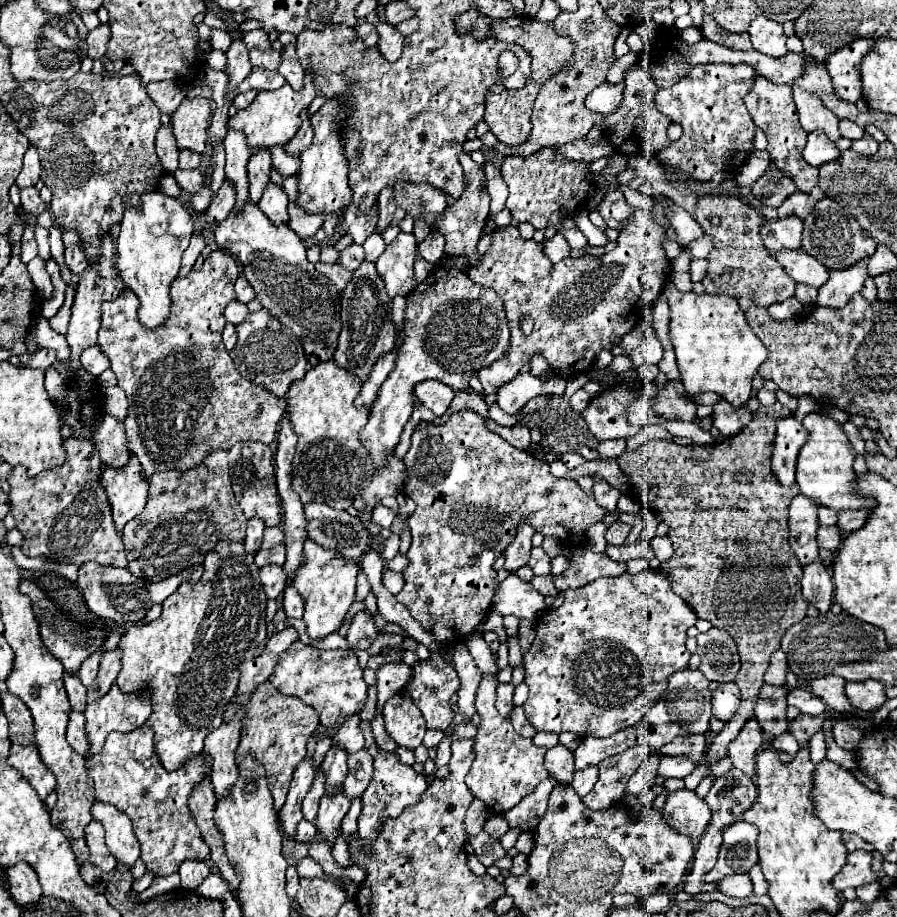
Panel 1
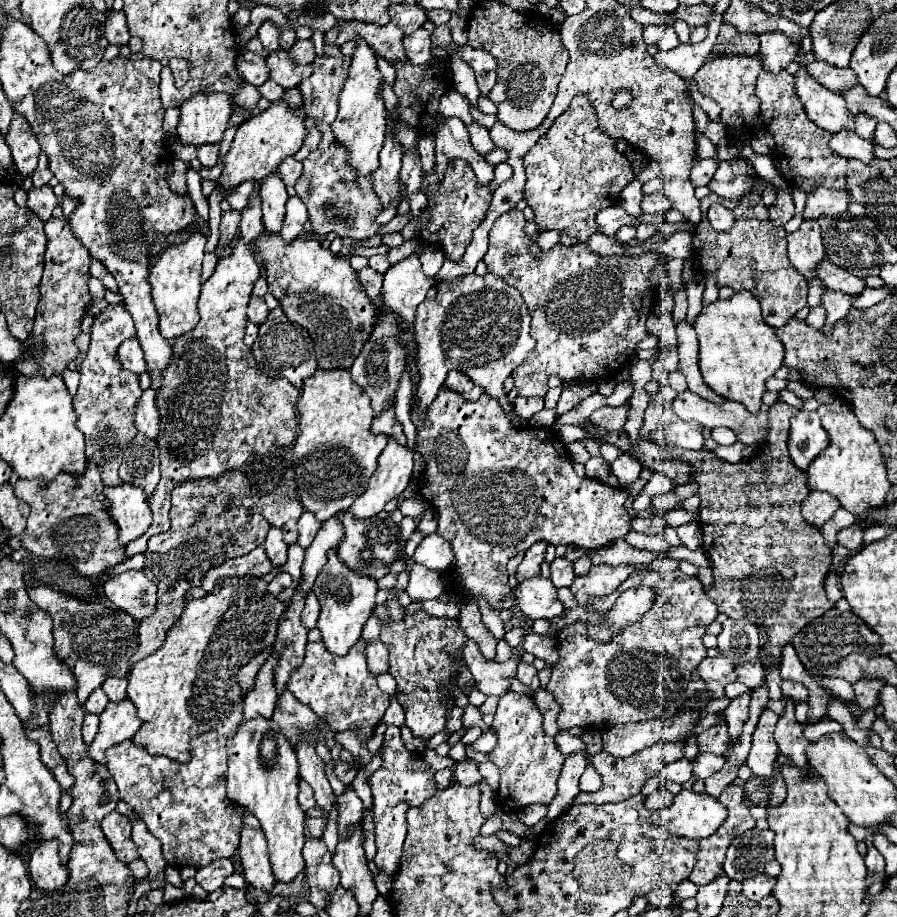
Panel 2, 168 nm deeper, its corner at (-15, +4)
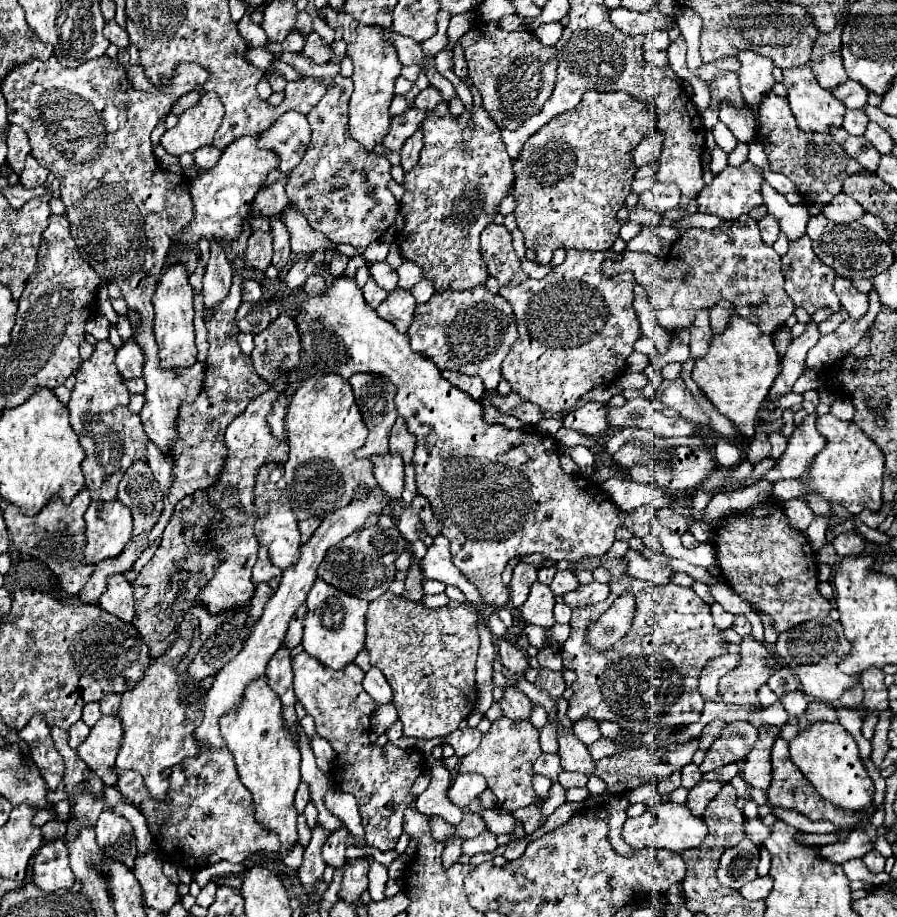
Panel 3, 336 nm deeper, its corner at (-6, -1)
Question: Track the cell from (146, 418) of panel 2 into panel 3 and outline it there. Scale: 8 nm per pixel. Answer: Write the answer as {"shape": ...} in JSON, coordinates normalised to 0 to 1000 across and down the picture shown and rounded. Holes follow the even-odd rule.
{"shape":[[[172,483],[163,485],[163,498],[165,498],[165,507],[178,529],[178,535],[185,540],[192,529],[192,505],[178,494],[178,490]]]}

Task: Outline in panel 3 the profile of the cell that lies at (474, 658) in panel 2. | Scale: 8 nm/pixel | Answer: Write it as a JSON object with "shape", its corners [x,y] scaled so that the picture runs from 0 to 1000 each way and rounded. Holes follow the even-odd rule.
{"shape":[[[564,749],[557,771],[560,771],[562,780],[569,782],[571,786],[584,786],[584,784],[591,784],[595,767],[584,756],[580,756],[577,751]]]}

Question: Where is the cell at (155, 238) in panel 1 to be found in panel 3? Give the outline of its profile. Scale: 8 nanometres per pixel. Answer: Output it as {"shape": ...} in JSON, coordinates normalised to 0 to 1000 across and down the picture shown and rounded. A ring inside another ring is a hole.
{"shape":[[[192,289],[181,300],[174,320],[169,324],[174,346],[172,346],[172,368],[176,374],[176,389],[181,402],[203,402],[219,396],[219,374],[216,374],[216,317],[210,309],[205,289]]]}

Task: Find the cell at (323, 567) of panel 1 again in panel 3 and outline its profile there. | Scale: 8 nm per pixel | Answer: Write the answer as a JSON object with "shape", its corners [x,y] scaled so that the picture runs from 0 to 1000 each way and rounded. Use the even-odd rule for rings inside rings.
{"shape":[[[352,631],[350,640],[341,651],[341,673],[339,673],[339,697],[337,706],[341,712],[352,716],[368,730],[381,730],[395,723],[397,714],[406,708],[406,668],[410,664],[408,655],[390,651],[363,634]]]}

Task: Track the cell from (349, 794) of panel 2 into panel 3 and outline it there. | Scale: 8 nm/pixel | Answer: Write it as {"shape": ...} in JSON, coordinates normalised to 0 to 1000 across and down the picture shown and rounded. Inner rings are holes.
{"shape":[[[381,902],[377,906],[370,906],[370,911],[366,913],[363,921],[359,924],[359,937],[363,943],[372,945],[372,948],[379,948],[384,941],[386,941],[386,935],[384,935],[384,928],[386,928],[386,913],[388,913],[388,904]]]}

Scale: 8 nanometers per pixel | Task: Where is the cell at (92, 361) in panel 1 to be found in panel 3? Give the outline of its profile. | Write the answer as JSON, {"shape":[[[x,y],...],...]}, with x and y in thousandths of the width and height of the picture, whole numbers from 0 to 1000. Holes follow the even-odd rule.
{"shape":[[[152,372],[138,374],[136,381],[129,385],[129,400],[138,413],[154,413],[158,411],[158,398],[161,398],[161,385],[154,381]]]}

